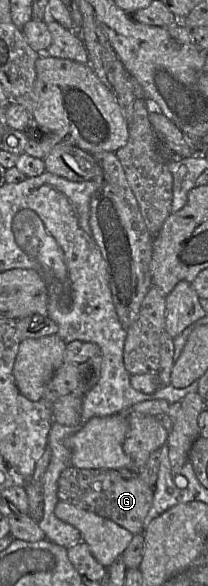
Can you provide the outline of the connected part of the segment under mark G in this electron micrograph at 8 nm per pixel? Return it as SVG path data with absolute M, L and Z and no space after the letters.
M69 466L58 478L59 501L109 519L133 535L144 532L144 520L152 506L153 493L154 487L147 485L138 476L125 479L118 470L80 469Z

